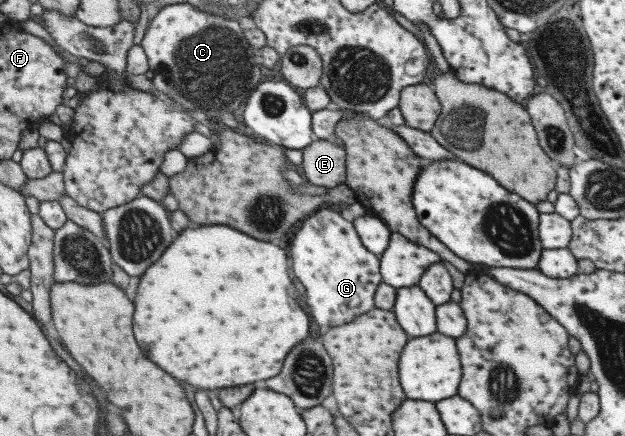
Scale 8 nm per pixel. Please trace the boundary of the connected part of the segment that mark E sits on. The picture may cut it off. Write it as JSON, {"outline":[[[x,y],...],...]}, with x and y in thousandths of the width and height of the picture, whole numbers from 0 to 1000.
{"outline":[[[502,319],[482,344],[480,399],[502,427],[534,431],[552,417],[552,344],[530,321]]]}

